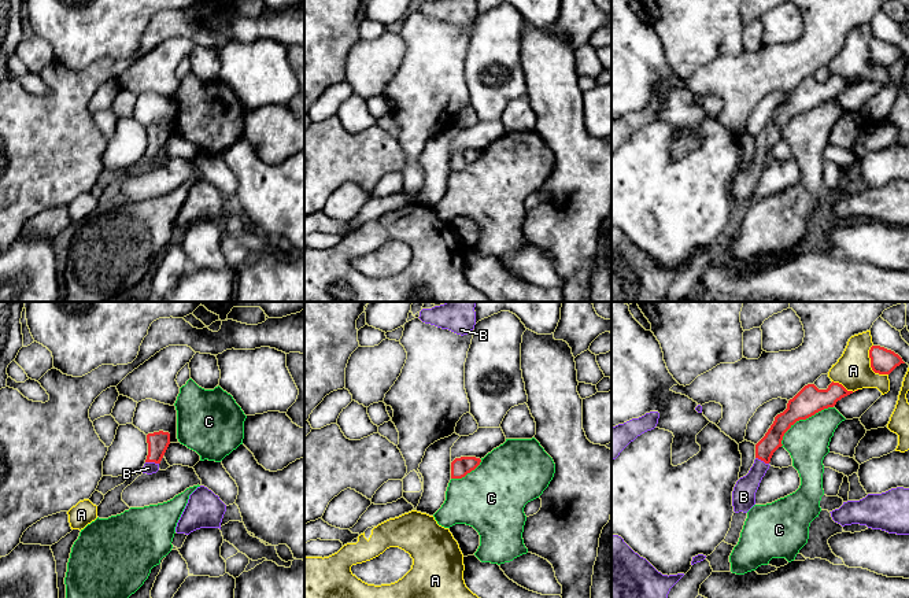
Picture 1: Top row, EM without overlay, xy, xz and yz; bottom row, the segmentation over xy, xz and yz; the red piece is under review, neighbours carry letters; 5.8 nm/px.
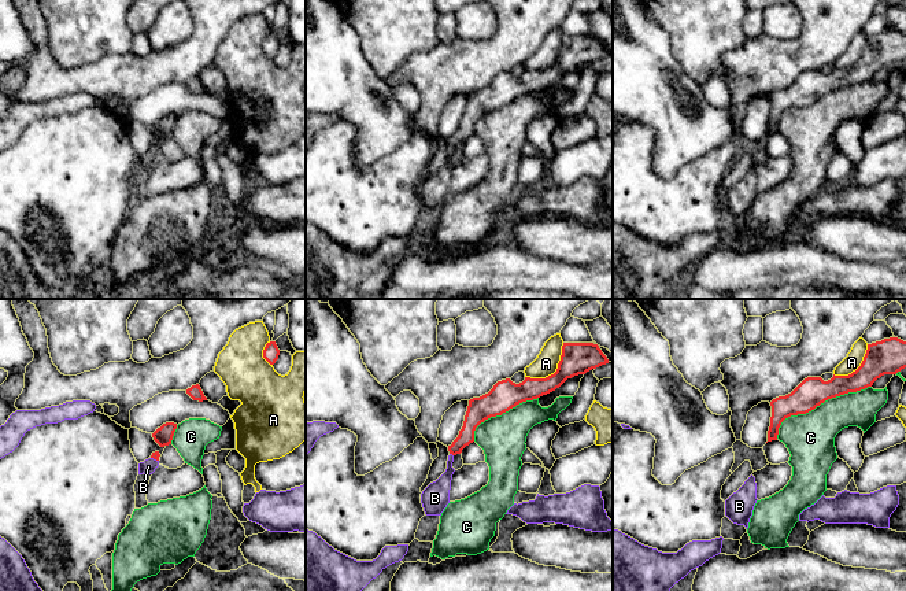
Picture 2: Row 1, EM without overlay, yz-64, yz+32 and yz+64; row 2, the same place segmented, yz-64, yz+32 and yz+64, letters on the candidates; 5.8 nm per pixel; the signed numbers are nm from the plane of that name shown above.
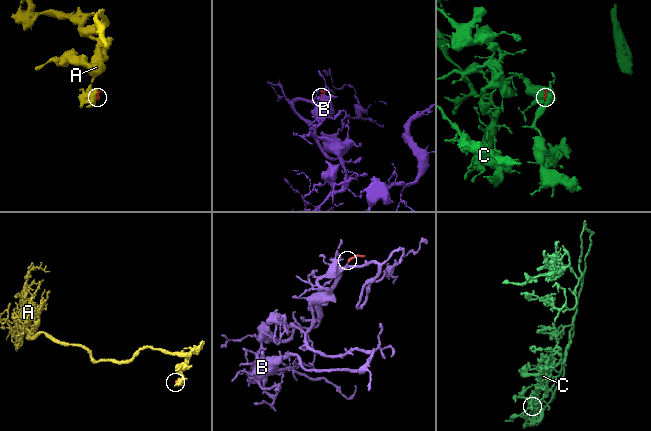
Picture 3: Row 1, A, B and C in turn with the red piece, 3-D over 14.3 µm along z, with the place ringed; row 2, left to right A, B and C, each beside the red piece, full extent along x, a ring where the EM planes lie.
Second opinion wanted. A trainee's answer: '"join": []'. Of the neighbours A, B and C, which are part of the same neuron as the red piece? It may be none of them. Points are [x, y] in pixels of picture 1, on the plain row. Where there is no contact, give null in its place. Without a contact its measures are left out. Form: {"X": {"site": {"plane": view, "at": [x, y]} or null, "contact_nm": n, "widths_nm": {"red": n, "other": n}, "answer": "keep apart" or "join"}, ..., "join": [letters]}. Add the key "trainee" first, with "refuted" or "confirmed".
{"trainee": "refuted", "A": {"site": {"plane": "yz", "at": [871, 58]}, "contact_nm": 200, "widths_nm": {"red": 150, "other": 220}, "answer": "keep apart"}, "B": {"site": {"plane": "xy", "at": [152, 154]}, "contact_nm": 80, "widths_nm": {"red": 130, "other": 70}, "answer": "join"}, "C": {"site": {"plane": "yz", "at": [802, 111]}, "contact_nm": 400, "widths_nm": {"red": 160, "other": 240}, "answer": "keep apart"}, "join": ["B"]}

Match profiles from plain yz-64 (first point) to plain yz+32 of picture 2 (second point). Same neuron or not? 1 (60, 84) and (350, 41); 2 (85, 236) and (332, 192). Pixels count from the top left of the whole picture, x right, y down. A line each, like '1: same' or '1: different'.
1: different
2: same

